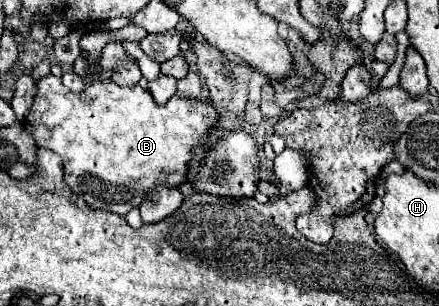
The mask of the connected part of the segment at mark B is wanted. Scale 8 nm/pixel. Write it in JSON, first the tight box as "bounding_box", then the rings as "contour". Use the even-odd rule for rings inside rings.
{"bounding_box":[23,75,217,217],"contour":[[[55,75],[39,79],[33,107],[23,119],[25,129],[35,137],[37,147],[51,149],[63,159],[65,183],[73,189],[73,193],[83,195],[89,205],[109,209],[121,217],[125,217],[133,207],[139,207],[155,185],[169,183],[169,187],[181,187],[187,179],[193,151],[207,141],[217,121],[217,109],[199,97],[189,99],[175,93],[165,105],[159,105],[141,85],[119,87],[113,81],[95,81],[81,93],[73,93]]]}

